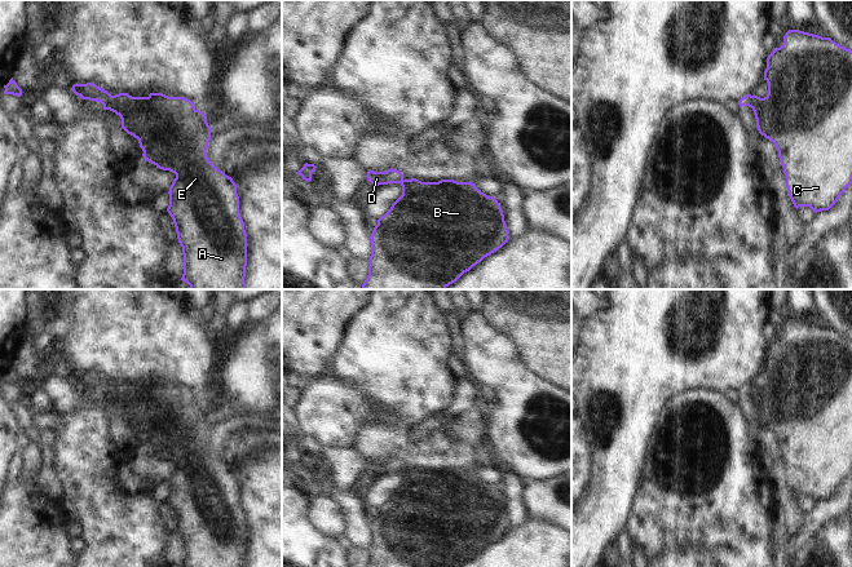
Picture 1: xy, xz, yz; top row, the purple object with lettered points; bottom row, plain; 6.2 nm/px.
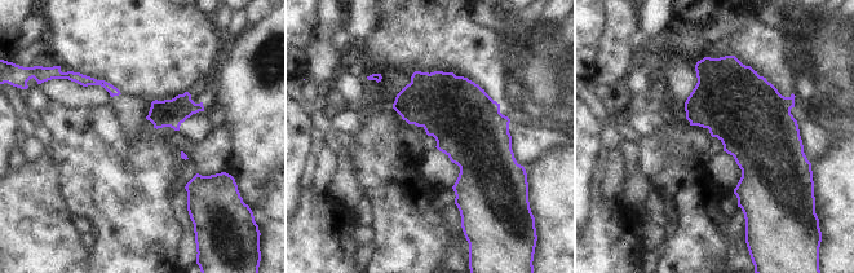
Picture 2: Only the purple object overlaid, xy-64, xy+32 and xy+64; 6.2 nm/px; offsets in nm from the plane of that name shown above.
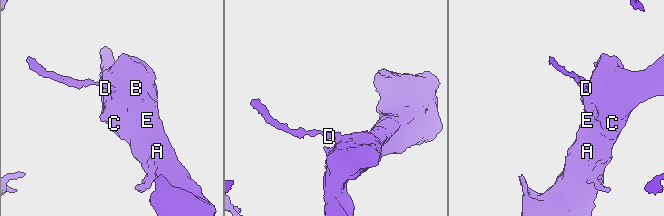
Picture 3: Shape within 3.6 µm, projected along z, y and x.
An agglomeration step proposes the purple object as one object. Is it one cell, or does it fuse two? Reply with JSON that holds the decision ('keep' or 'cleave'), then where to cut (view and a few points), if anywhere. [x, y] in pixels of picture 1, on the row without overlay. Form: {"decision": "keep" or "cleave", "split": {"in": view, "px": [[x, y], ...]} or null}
{"decision": "cleave", "split": {"in": "yz", "px": [[753, 385], [750, 395]]}}

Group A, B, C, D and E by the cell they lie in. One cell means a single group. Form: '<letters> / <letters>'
A B C E / D

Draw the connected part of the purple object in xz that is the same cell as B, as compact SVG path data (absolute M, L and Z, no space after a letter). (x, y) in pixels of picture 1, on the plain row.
M416 468L402 469L399 473L402 484L378 509L370 526L367 567L460 567L508 531L509 524L500 493L494 486L481 482L474 473L454 469L421 471Z

